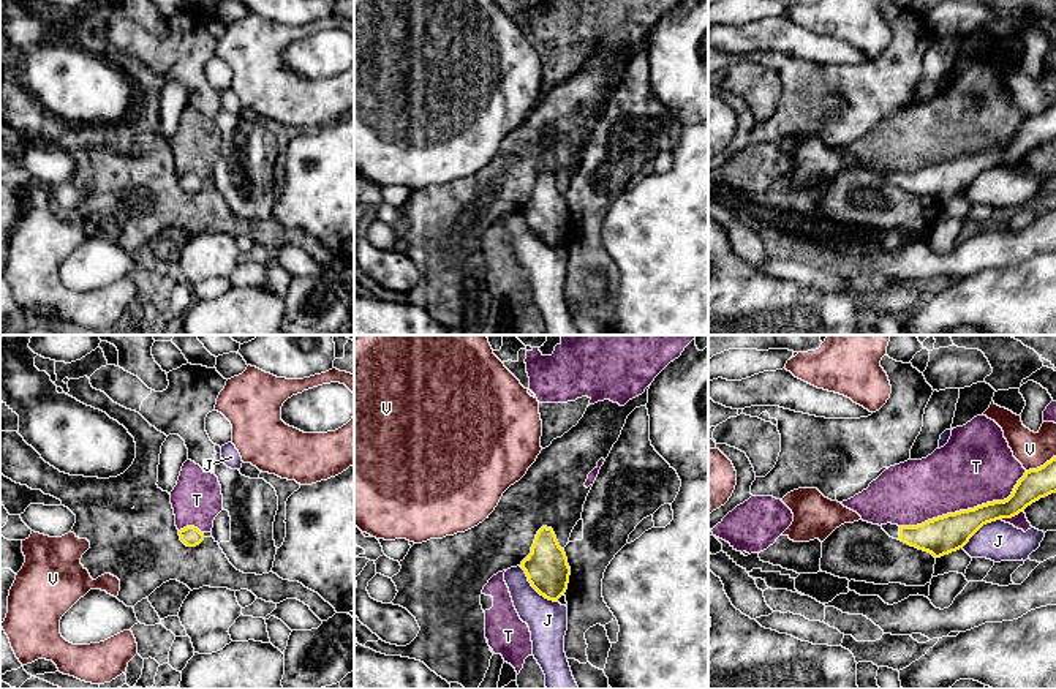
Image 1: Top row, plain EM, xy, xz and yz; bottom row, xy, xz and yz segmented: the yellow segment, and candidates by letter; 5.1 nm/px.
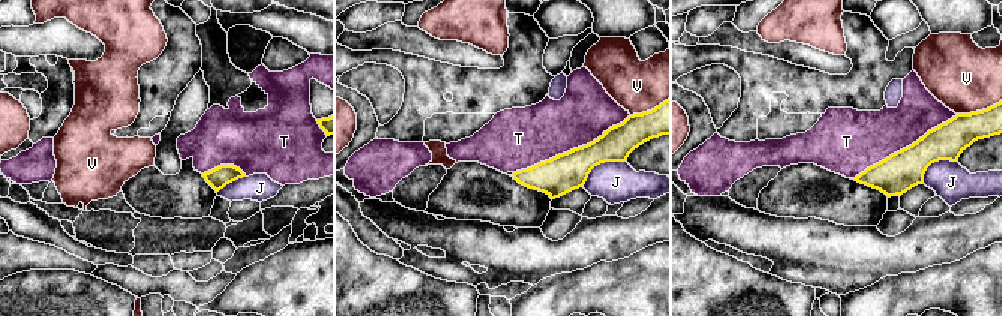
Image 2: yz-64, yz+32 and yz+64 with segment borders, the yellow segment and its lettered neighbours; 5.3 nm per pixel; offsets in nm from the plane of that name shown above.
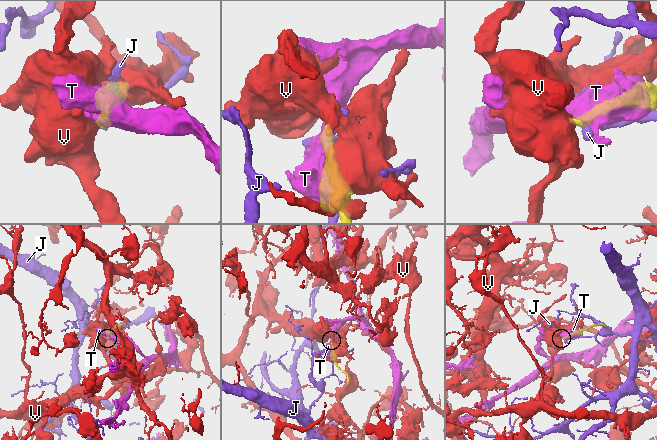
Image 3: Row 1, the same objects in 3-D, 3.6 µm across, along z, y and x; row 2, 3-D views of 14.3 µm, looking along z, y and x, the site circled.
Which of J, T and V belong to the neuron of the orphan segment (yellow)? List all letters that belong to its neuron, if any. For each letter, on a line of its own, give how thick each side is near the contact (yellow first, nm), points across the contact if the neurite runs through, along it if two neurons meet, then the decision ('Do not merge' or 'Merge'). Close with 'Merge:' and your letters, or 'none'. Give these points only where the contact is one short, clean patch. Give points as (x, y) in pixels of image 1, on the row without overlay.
J: Thickness 220 nm (yellow) against 200 nm. Do not merge
T: Thickness 190 nm (yellow) against 380 nm. Do not merge
V: Thickness 150 nm (yellow) against 180 nm. Do not merge
Merge: none

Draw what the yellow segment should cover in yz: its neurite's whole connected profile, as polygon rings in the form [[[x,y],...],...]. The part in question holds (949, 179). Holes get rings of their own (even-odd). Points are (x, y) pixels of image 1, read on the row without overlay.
[[[1056,103],[1037,115],[1026,117],[1004,147],[947,160],[917,172],[881,172],[890,183],[941,204],[963,194],[983,171],[1012,164],[1051,139],[1056,139]]]

